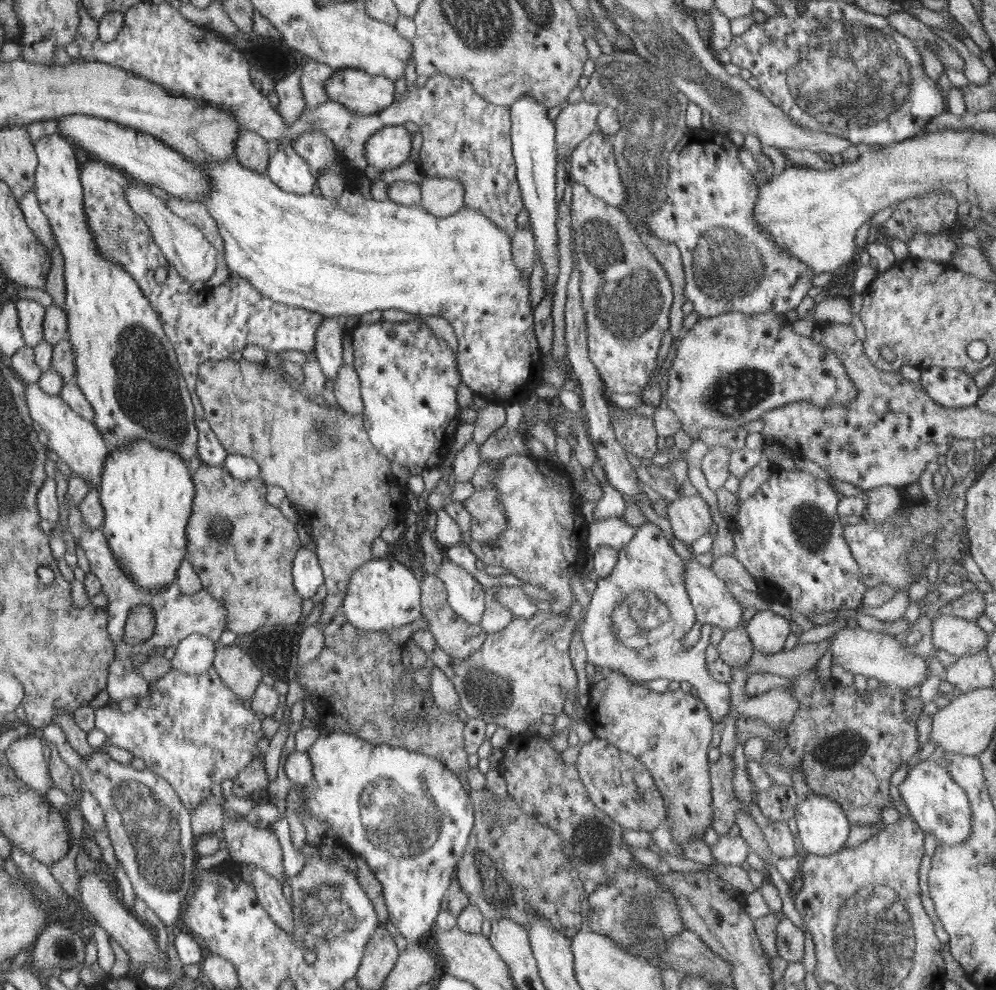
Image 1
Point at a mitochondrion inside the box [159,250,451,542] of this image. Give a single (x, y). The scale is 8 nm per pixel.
(328, 436)

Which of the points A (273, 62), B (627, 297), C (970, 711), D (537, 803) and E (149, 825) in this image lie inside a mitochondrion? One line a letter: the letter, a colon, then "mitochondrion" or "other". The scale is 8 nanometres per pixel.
A: mitochondrion
B: mitochondrion
C: other
D: other
E: mitochondrion

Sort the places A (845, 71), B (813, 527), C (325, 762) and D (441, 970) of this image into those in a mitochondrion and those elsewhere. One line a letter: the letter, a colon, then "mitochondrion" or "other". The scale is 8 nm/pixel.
A: mitochondrion
B: mitochondrion
C: other
D: other

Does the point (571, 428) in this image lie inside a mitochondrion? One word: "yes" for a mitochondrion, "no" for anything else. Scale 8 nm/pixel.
yes

